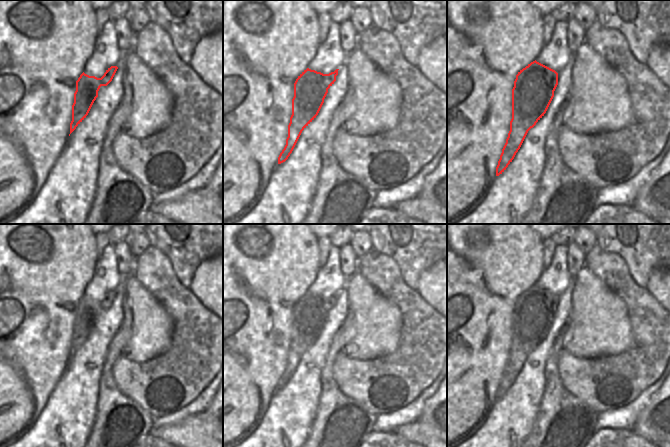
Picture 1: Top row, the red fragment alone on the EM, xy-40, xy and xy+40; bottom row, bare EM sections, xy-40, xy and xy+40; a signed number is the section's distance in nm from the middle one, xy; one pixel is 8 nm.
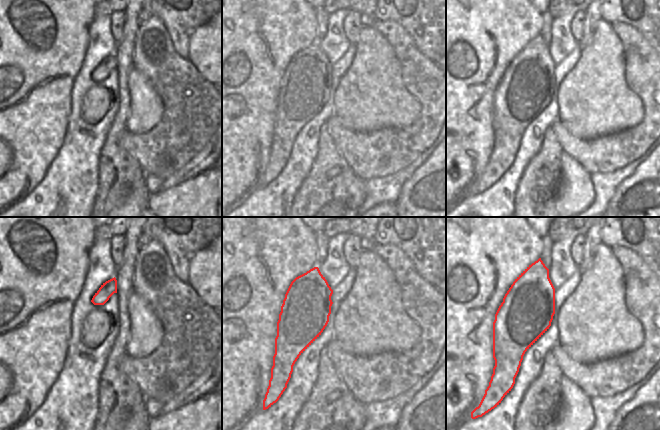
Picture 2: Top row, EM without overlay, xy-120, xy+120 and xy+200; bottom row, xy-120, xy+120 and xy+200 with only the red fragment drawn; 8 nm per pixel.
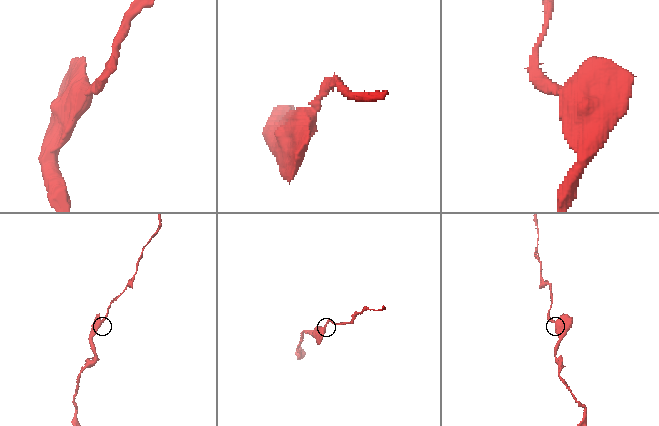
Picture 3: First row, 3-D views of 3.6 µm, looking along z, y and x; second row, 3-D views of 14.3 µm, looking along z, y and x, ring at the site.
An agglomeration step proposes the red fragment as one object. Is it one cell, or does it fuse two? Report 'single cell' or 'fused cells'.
single cell

